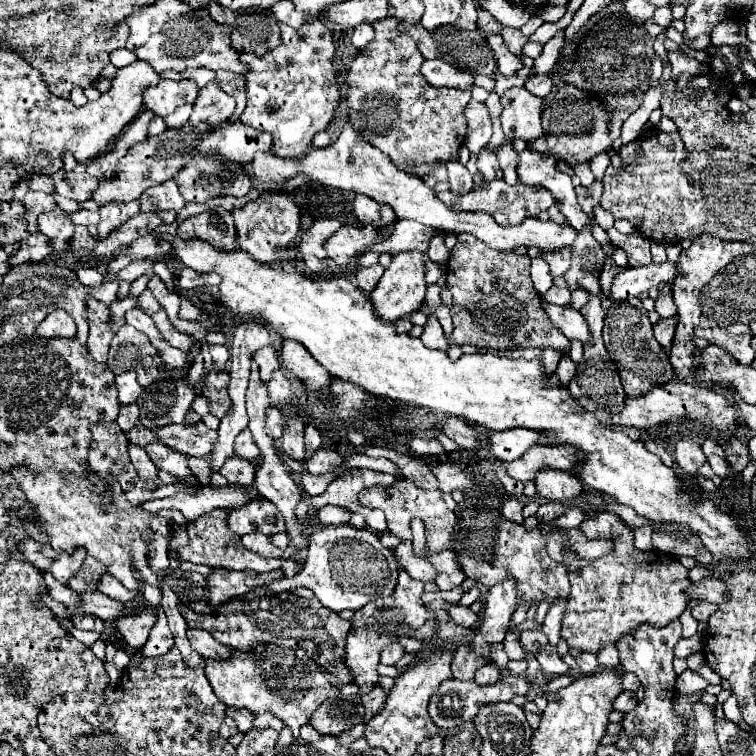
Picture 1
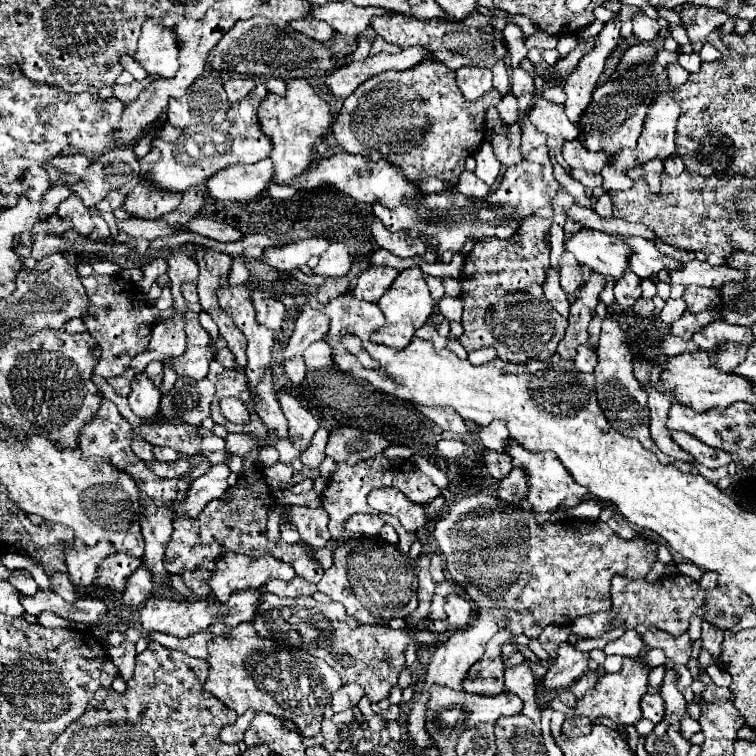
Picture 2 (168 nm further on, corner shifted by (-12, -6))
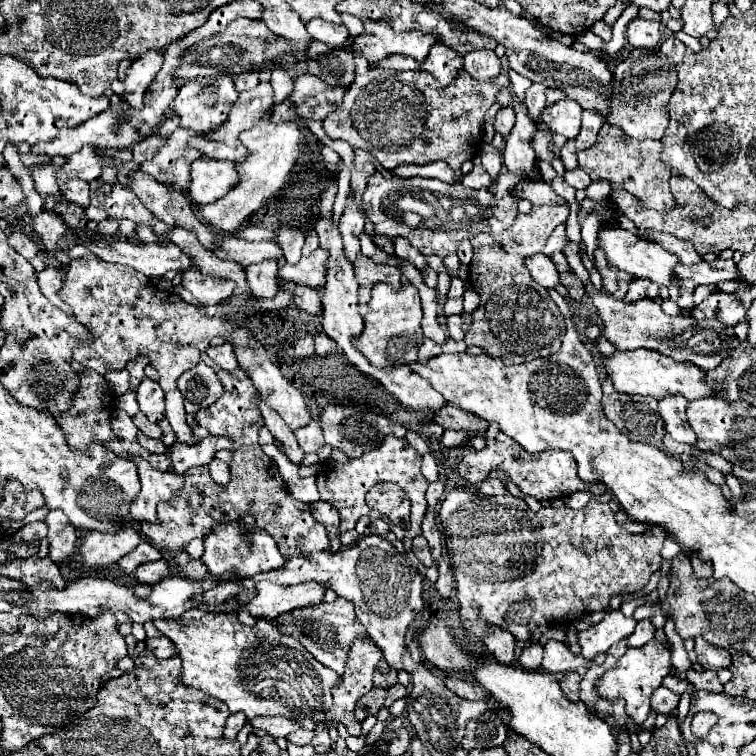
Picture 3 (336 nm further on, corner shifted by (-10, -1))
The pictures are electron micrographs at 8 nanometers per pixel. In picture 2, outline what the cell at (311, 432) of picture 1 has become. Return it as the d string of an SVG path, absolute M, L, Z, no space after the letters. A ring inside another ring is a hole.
M318 429L318 431L314 433L308 449L300 455L300 459L302 459L302 463L304 463L306 467L316 469L316 467L324 461L324 457L326 457L326 453L324 453L326 441L328 441L328 431L326 431L326 429Z

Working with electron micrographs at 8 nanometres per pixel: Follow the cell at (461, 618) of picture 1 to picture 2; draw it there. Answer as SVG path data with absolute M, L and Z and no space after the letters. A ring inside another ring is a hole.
M446 595L444 611L448 613L448 621L454 627L464 627L474 617L472 603L466 601L466 599L462 599L462 597L456 597L456 595Z

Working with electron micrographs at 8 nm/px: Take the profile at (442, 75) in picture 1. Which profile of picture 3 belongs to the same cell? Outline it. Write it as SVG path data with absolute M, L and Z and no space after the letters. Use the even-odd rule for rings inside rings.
M474 50L464 56L464 70L476 80L490 80L500 74L500 58L494 50Z

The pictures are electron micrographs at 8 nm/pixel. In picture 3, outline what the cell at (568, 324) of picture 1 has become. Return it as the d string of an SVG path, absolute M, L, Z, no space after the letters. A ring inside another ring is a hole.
M534 254L534 256L526 258L526 268L530 270L532 278L538 284L542 284L544 288L548 288L548 290L554 288L560 282L558 280L558 272L554 268L554 262L544 254Z

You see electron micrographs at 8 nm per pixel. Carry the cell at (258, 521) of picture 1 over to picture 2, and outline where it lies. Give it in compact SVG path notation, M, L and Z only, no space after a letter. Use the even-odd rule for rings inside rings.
M290 507L288 515L292 517L292 523L296 525L300 537L312 545L314 549L326 547L330 541L328 531L328 513L322 507L310 509L310 507Z

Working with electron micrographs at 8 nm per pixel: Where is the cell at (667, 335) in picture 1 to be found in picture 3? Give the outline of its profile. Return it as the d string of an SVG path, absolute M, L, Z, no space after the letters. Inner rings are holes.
M714 292L710 294L702 306L696 306L694 310L690 310L692 318L718 318L722 324L726 326L734 326L740 320L744 320L746 310L742 308L742 304L732 296L732 294L722 294L722 292Z

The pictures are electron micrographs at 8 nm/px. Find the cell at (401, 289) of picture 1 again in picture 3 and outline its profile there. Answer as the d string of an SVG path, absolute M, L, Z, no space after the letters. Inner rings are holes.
M406 282L400 286L400 290L394 290L390 284L376 284L372 288L368 314L364 316L364 332L354 340L354 346L368 358L372 366L378 368L414 362L418 358L418 348L422 344L420 318L420 296L414 284Z

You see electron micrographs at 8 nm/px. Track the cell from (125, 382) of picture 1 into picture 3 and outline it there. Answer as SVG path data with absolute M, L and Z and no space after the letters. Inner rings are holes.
M144 378L138 384L136 394L138 394L140 410L148 416L150 422L158 422L164 416L164 392L160 384L150 378Z

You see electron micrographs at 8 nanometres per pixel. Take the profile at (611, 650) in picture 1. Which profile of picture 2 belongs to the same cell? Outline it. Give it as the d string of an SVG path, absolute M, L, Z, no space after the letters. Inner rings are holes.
M628 629L620 639L606 645L606 655L622 655L622 657L636 657L642 651L644 643L636 629Z

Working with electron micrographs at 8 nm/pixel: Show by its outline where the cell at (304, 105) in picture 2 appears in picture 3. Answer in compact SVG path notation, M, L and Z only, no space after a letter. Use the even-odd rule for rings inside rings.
M266 112L266 116L262 116L254 124L254 128L244 130L240 134L240 140L250 152L250 156L238 164L240 178L242 178L240 184L220 200L200 206L200 218L222 232L238 230L238 226L246 216L256 212L268 198L276 196L286 186L288 176L296 166L296 160L300 158L300 130L296 122L274 124L270 118L270 112Z

